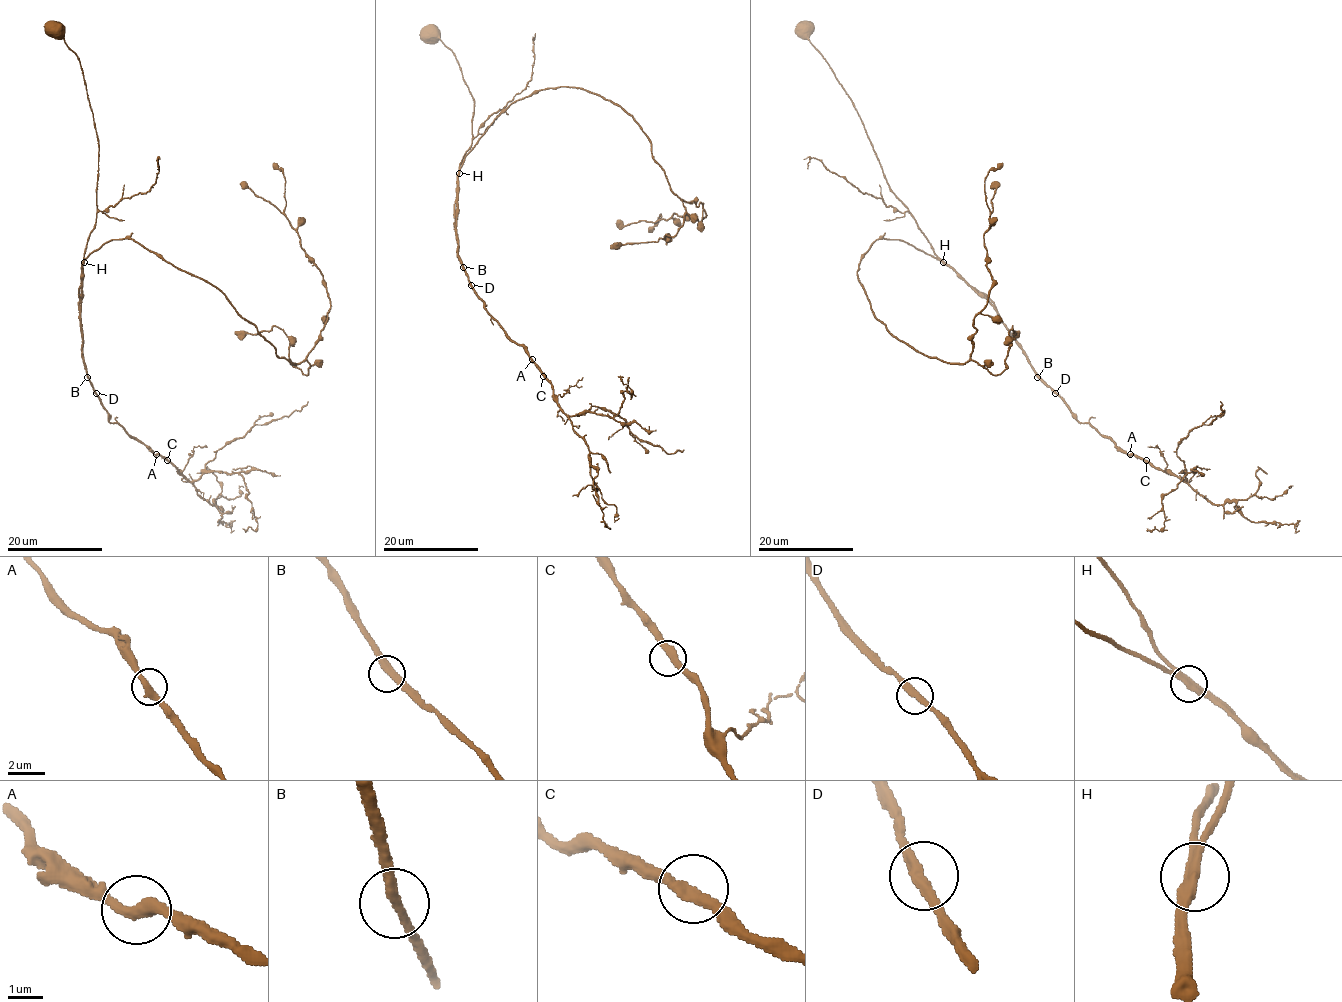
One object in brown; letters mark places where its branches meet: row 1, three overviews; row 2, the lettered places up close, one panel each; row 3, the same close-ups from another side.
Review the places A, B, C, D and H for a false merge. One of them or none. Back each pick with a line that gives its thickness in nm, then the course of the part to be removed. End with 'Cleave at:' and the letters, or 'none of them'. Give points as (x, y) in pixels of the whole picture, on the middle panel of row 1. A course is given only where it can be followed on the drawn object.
Cleave at: none of them

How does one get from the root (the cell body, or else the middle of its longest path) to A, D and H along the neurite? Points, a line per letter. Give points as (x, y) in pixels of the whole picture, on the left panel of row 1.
A: (54, 29), (81, 66), (98, 141), (97, 216), (83, 264), (81, 357), (108, 420), (117, 422), (156, 454)
D: (54, 29), (81, 66), (98, 141), (97, 216), (84, 255), (80, 313), (81, 357), (96, 393)
H: (54, 29), (57, 28), (81, 66), (98, 141), (97, 216), (87, 239), (84, 262)

